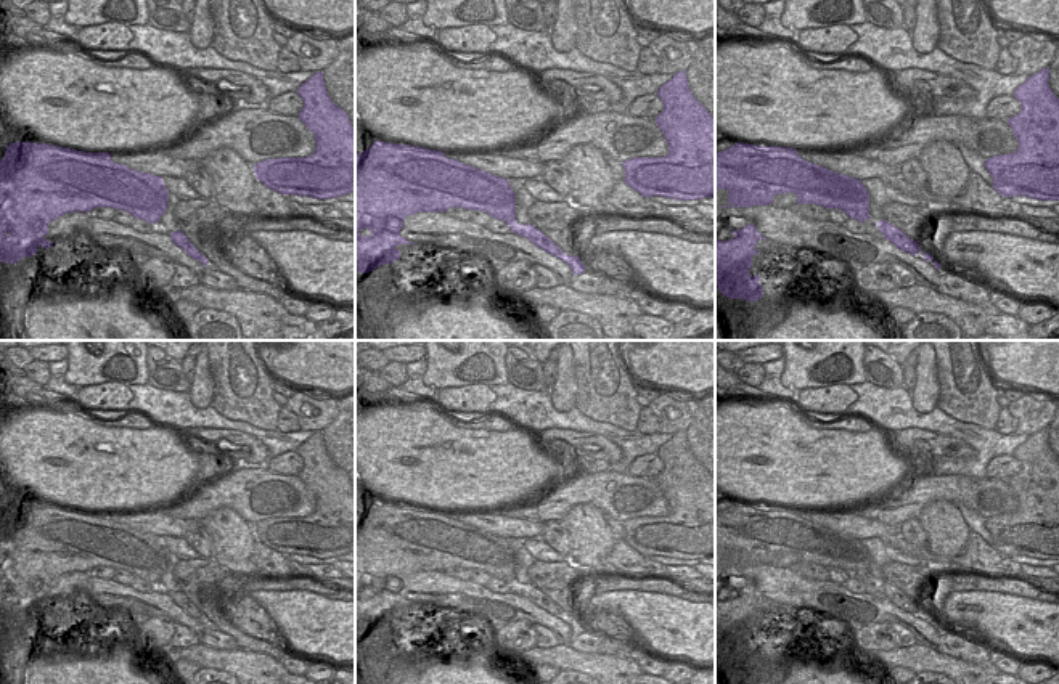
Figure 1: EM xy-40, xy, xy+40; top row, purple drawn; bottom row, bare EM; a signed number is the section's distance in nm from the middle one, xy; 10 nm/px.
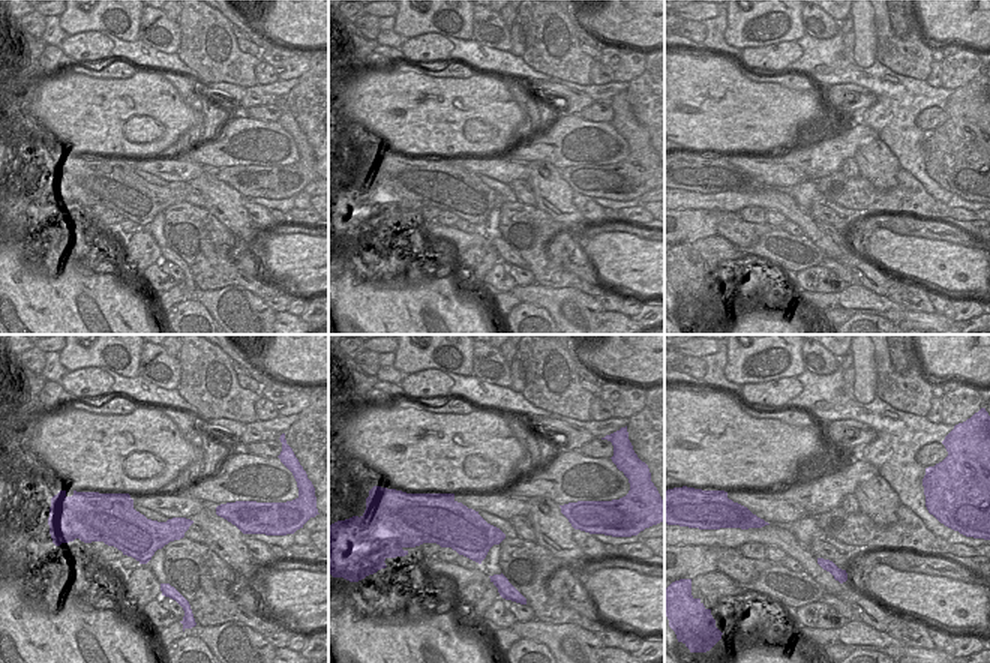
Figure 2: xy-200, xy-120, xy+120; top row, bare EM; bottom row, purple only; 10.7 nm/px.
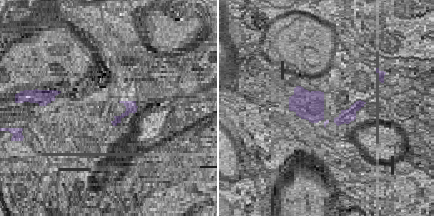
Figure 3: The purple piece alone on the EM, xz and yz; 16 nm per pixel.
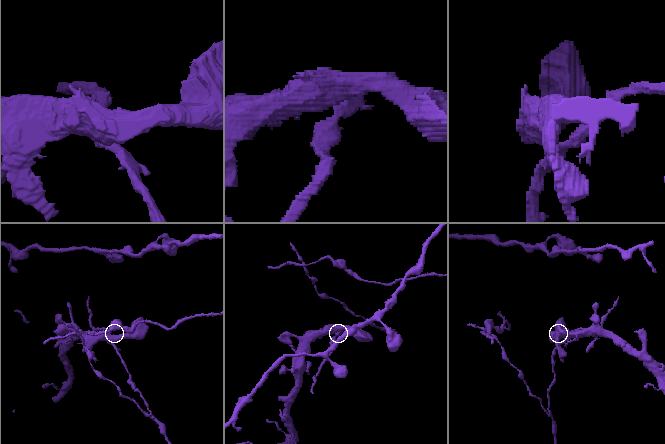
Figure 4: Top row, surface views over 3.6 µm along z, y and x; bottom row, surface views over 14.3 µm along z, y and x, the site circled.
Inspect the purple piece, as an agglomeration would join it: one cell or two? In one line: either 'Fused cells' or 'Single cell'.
Fused cells.

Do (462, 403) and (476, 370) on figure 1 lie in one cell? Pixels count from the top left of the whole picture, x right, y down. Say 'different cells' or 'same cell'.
different cells

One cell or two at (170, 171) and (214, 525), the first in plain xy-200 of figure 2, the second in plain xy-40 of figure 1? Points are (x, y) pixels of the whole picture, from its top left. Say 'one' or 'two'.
two

